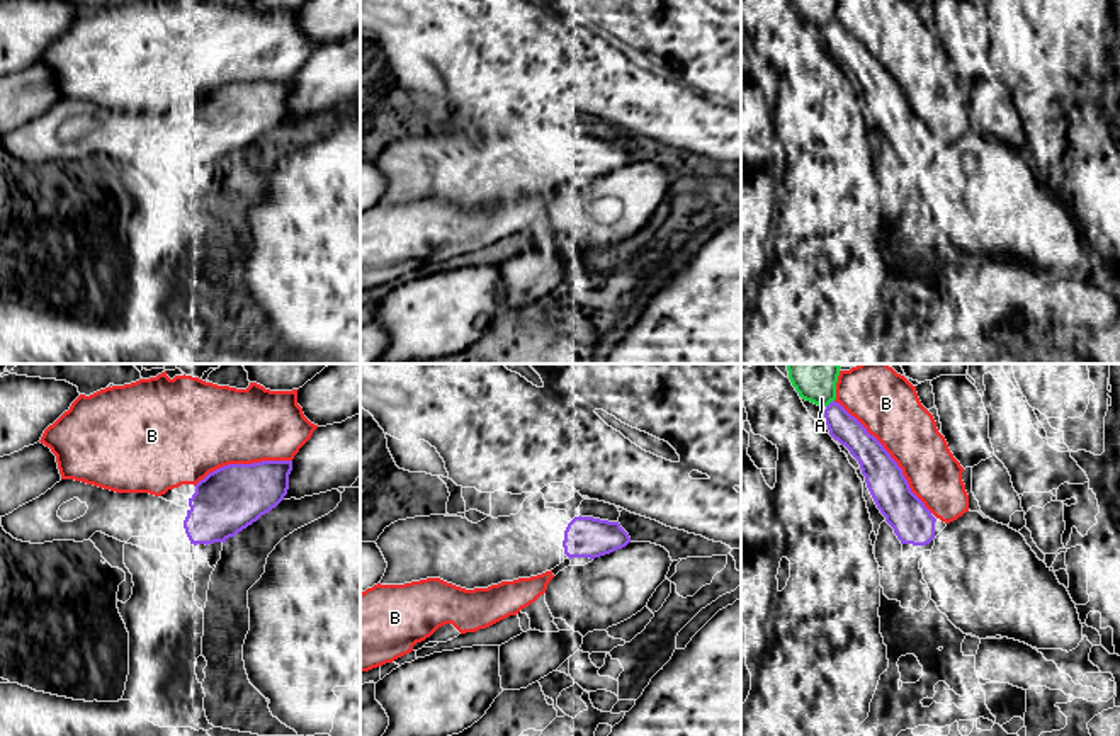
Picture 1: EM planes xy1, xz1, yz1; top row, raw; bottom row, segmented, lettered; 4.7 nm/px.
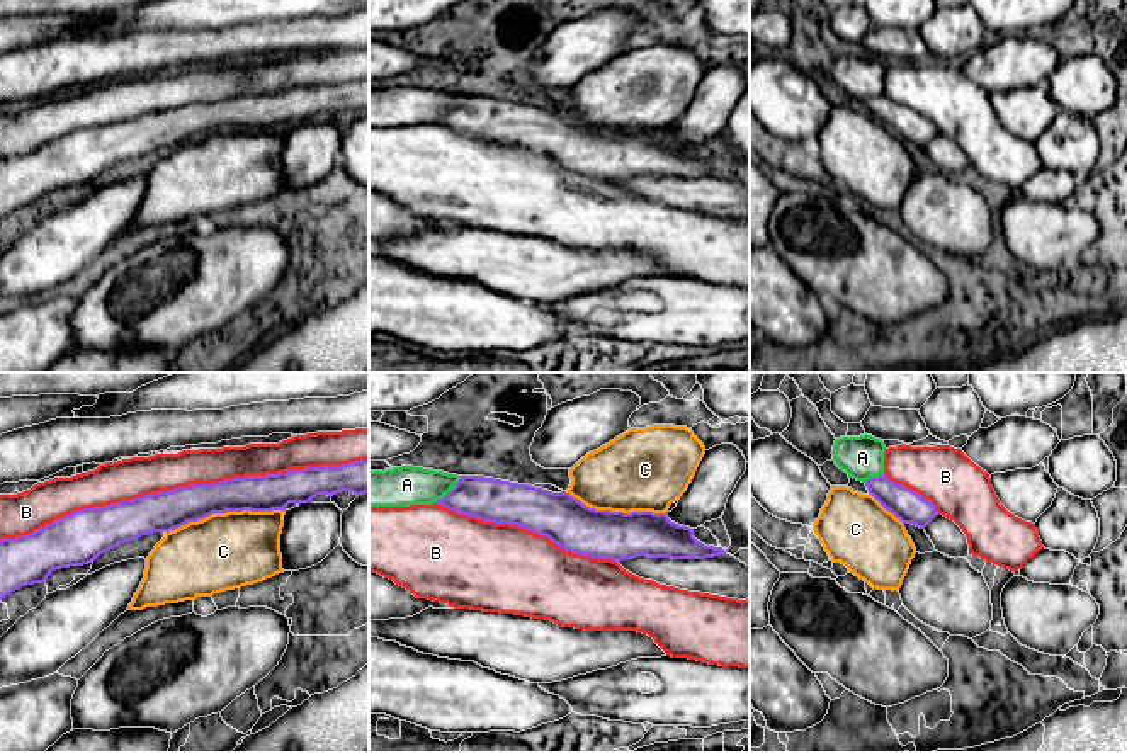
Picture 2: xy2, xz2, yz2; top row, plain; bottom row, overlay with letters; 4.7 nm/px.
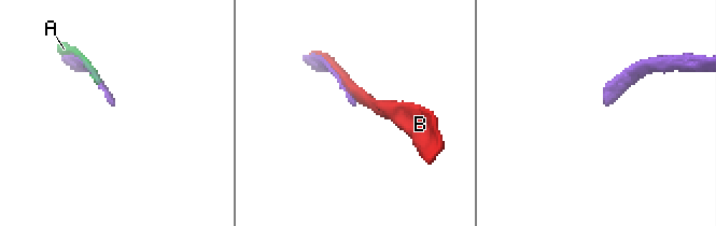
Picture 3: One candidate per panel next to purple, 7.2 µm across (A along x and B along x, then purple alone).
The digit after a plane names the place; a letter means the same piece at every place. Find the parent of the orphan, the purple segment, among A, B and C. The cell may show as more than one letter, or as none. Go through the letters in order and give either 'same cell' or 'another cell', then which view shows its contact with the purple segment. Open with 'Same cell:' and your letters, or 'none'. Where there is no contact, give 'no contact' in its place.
Same cell: none
A: another cell; meets purple in xz2
B: another cell; meets purple in xy2
C: another cell; meets purple in xy2

